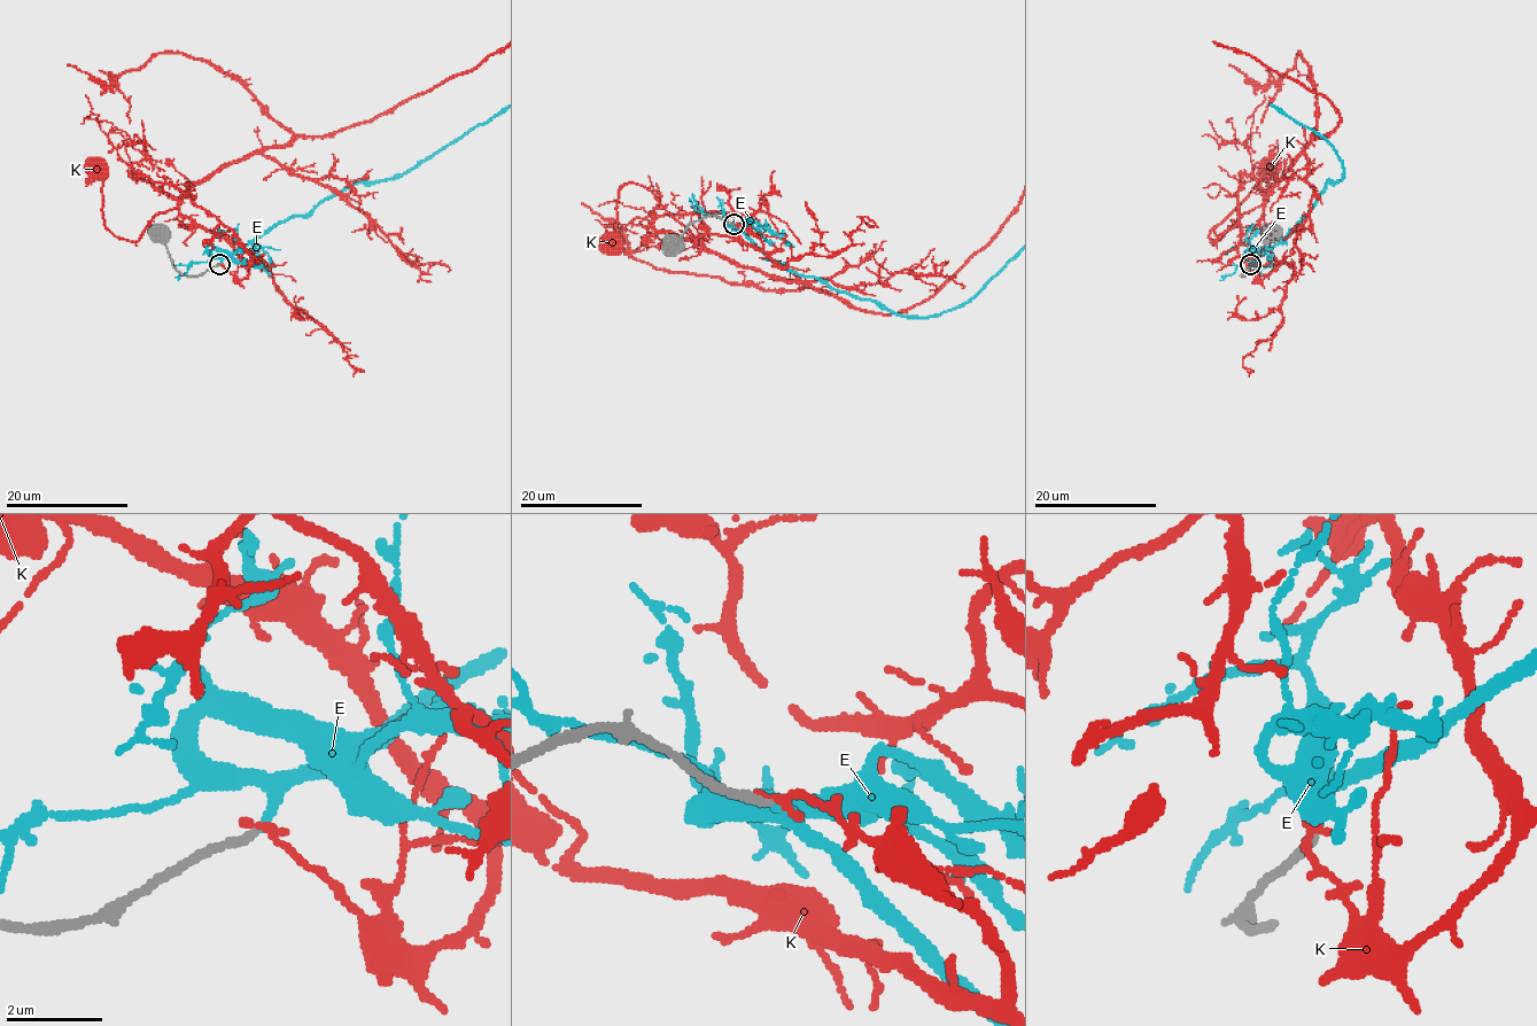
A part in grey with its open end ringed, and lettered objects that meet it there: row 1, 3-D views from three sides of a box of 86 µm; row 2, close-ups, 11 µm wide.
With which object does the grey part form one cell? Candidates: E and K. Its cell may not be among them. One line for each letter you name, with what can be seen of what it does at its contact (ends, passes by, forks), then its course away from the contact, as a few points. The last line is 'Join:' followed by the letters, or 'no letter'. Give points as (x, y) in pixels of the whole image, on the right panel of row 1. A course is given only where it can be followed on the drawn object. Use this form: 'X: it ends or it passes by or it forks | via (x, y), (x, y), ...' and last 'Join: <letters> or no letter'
E: it ends
Join: E

